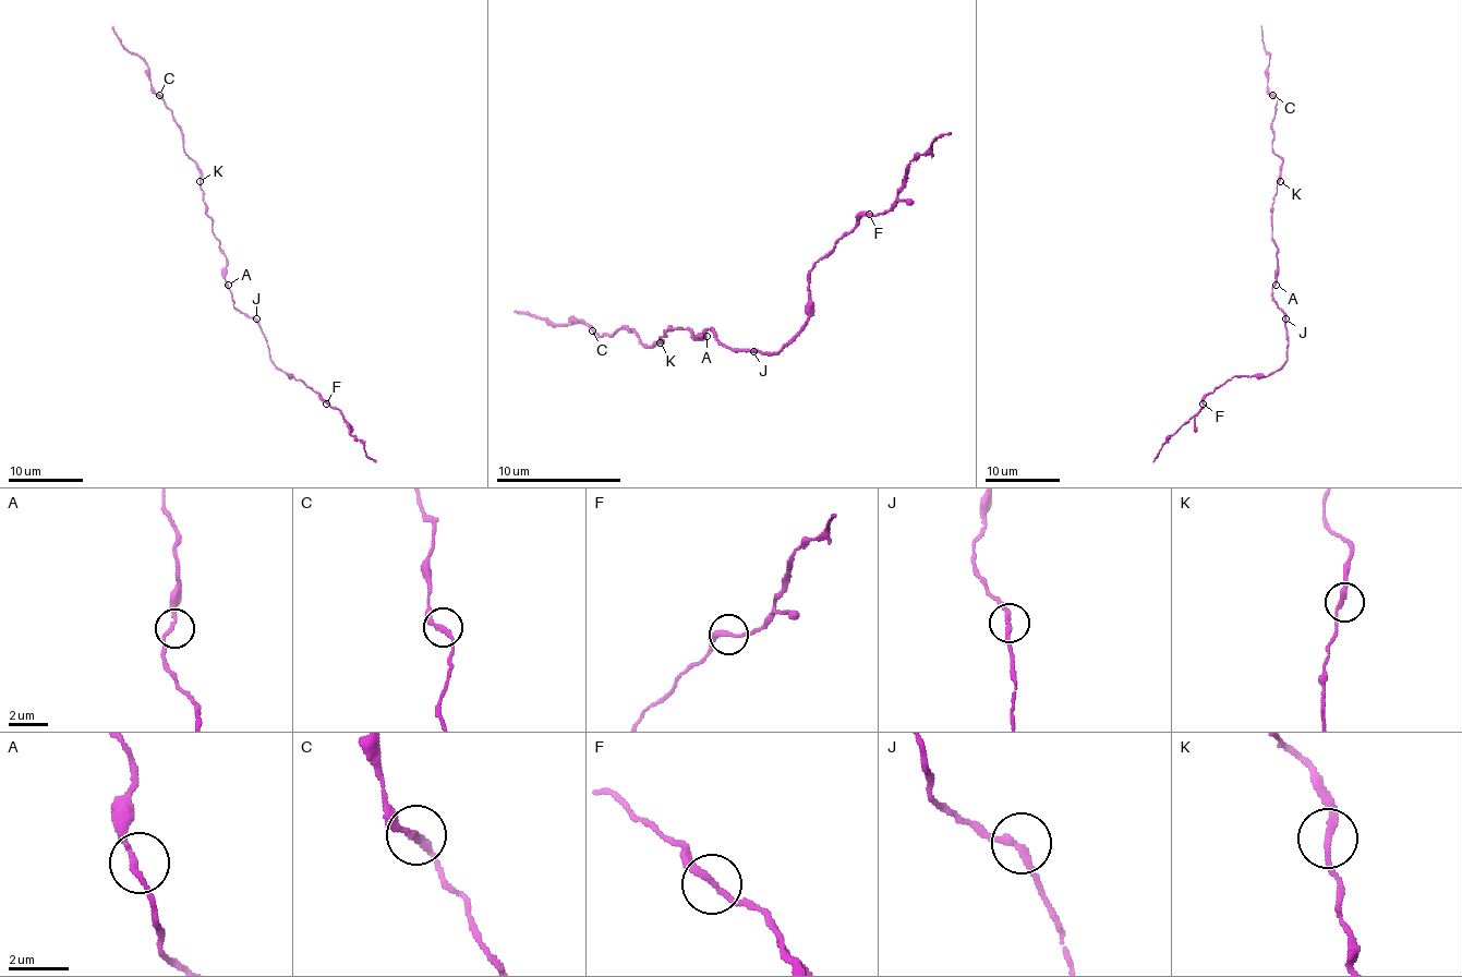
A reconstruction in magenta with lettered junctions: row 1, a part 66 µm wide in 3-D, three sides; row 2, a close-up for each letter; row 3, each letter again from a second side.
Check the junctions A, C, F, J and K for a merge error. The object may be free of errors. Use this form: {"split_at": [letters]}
{"split_at": []}

